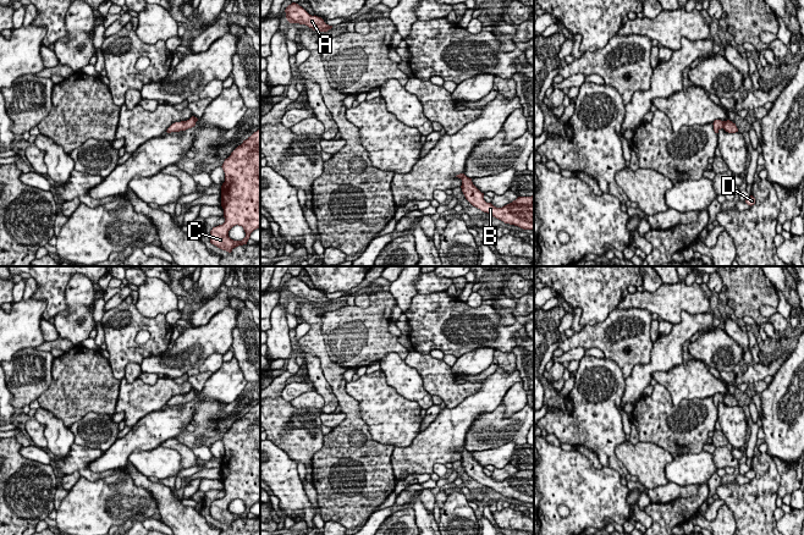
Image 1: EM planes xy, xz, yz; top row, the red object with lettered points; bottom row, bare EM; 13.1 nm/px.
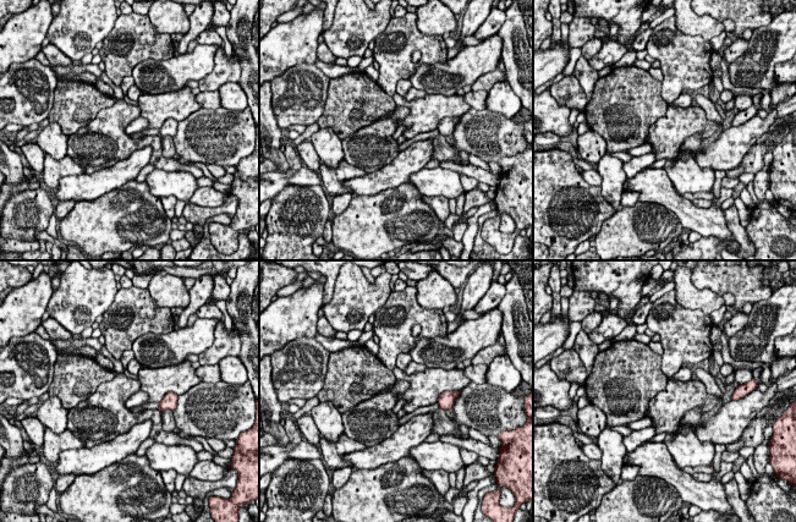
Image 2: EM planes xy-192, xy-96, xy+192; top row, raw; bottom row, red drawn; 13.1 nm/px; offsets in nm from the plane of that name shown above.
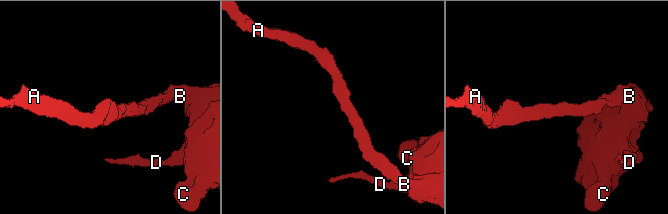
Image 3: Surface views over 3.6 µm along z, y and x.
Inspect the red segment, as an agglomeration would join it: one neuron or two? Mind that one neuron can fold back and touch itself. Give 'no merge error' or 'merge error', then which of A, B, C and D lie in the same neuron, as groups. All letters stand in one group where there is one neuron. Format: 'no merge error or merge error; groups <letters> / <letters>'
no merge error; groups A B C D

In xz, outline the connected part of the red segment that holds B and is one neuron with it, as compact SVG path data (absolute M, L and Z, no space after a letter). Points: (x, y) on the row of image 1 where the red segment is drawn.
M459 173L456 177L462 180L462 192L473 206L492 215L505 224L514 225L523 230L534 230L534 195L518 197L512 203L502 208L496 208L484 200L484 193L473 184L472 178L464 173Z

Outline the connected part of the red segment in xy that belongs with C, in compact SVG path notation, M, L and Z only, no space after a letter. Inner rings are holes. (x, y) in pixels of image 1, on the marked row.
M260 128L238 145L222 164L225 182L221 186L221 206L225 222L210 231L210 243L217 248L232 252L238 246L247 244L250 233L260 228ZM233 226L242 226L246 237L242 241L233 241L228 231Z

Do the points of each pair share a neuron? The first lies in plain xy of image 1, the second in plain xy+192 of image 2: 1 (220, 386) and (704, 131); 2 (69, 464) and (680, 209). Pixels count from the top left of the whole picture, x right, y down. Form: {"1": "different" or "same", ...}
{"1": "different", "2": "same"}

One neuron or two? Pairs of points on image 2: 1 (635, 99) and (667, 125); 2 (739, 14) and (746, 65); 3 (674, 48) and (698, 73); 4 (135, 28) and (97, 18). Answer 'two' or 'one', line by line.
1: two
2: two
3: one
4: two

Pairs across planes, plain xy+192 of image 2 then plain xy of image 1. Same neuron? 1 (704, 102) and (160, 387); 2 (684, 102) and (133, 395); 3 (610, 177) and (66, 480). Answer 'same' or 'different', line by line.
1: different
2: different
3: different

